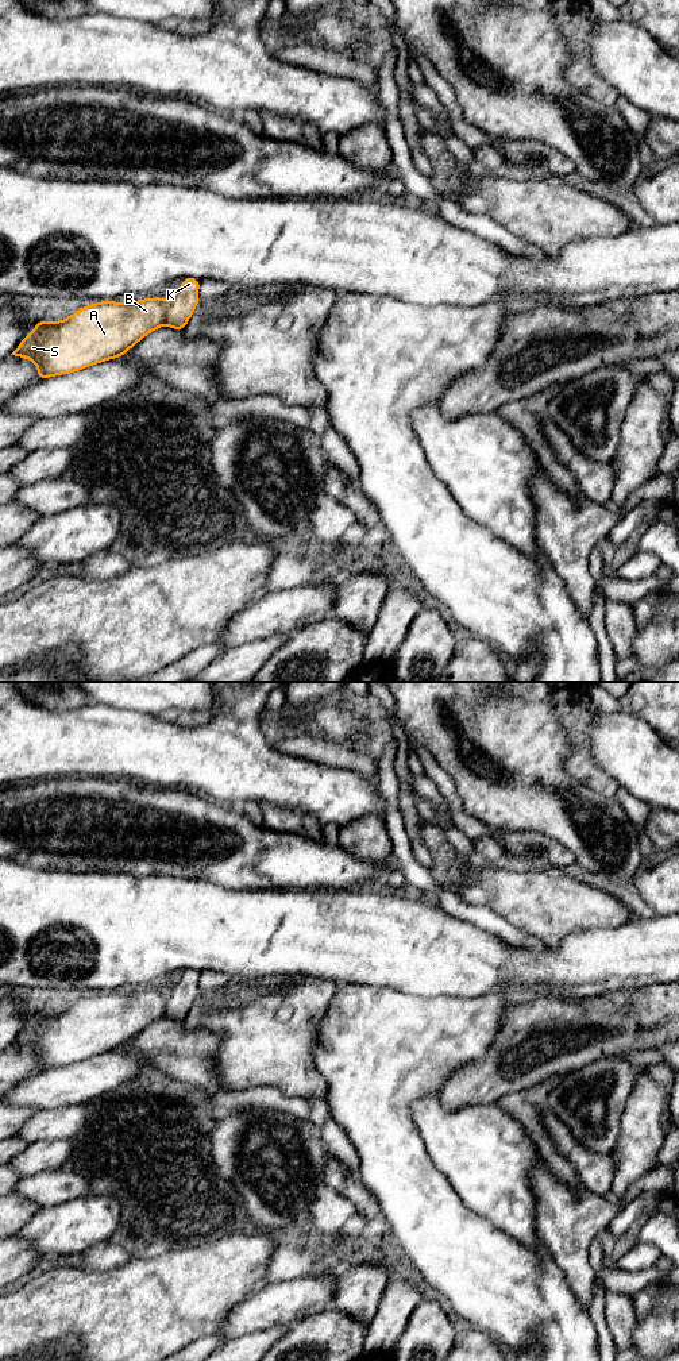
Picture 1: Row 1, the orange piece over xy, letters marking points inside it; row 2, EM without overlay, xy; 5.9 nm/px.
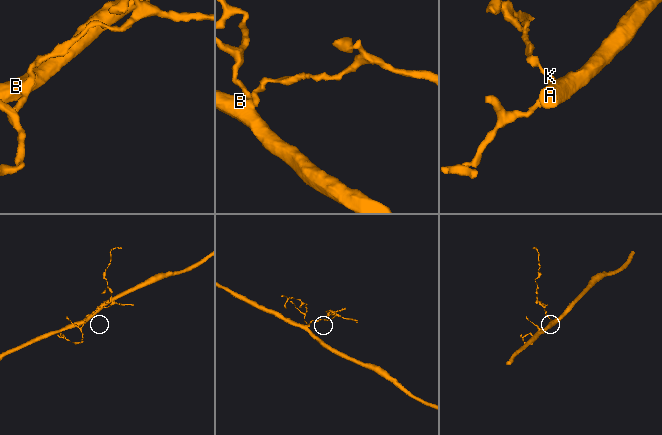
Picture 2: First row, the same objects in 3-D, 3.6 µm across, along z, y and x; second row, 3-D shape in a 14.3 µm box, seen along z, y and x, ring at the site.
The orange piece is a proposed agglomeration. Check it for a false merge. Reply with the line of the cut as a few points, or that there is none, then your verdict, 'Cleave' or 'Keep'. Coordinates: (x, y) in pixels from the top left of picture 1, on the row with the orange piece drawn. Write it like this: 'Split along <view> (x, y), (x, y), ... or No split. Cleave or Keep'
Split along xy (166, 299), (164, 324). Cleave

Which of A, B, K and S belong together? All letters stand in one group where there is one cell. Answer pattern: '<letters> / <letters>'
A B S / K

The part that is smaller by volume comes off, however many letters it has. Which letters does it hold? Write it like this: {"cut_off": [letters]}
{"cut_off": ["K"]}

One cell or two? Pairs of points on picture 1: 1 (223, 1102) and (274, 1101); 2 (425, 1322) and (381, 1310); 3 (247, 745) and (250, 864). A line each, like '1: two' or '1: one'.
1: one
2: one
3: two

